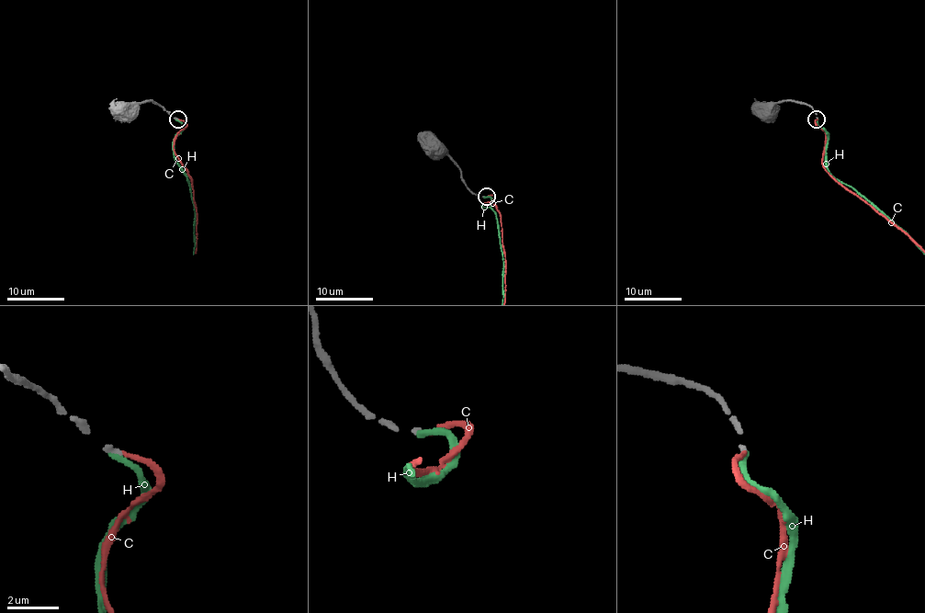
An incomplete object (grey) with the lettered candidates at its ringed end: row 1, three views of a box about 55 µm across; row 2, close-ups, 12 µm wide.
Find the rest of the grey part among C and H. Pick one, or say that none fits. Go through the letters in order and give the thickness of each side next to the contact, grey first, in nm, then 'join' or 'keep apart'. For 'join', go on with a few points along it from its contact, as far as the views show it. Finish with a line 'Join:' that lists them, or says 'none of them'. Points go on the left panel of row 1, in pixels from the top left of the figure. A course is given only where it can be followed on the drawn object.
C: 160/180 nm | join
H: 160/260 nm | keep apart
Join: C

